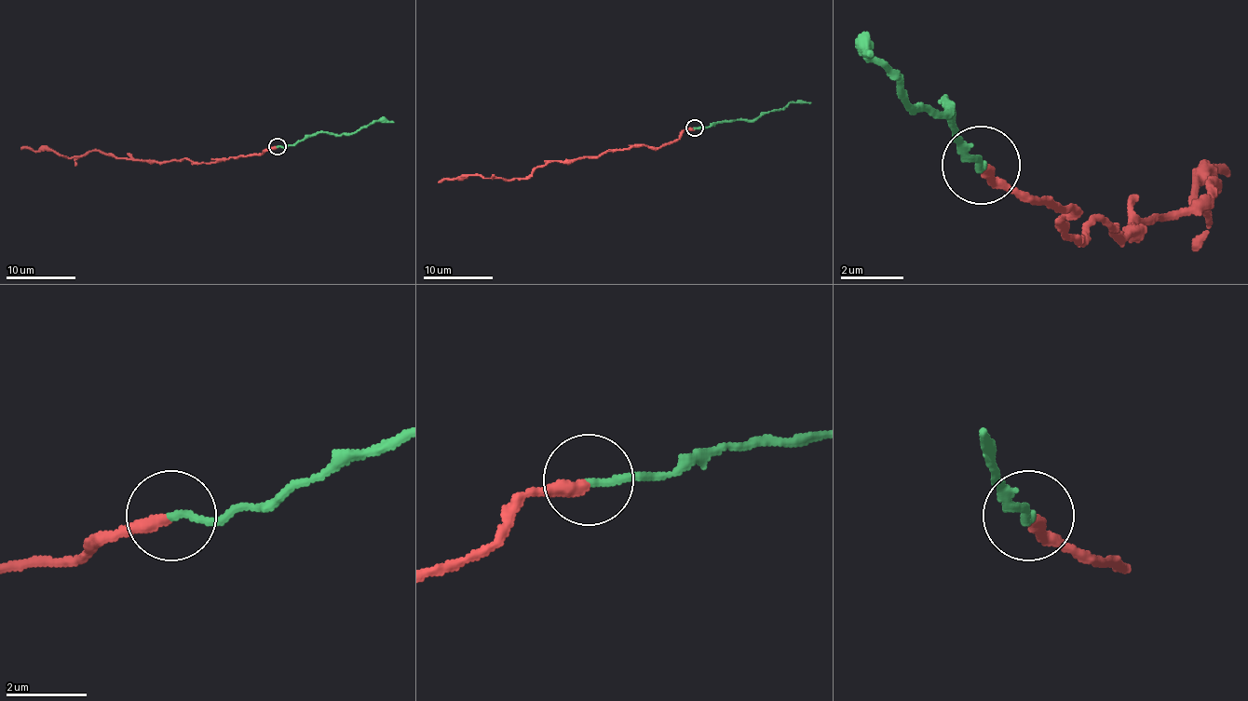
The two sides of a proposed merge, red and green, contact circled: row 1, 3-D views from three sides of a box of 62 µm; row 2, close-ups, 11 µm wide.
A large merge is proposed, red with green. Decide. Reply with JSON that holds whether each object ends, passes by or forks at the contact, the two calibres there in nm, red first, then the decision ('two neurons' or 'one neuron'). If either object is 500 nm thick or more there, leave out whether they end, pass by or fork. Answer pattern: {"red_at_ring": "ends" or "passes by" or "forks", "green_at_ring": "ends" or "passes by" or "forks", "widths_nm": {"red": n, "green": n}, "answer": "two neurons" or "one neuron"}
{"red_at_ring": "ends", "green_at_ring": "ends", "widths_nm": {"red": 360, "green": 180}, "answer": "two neurons"}

